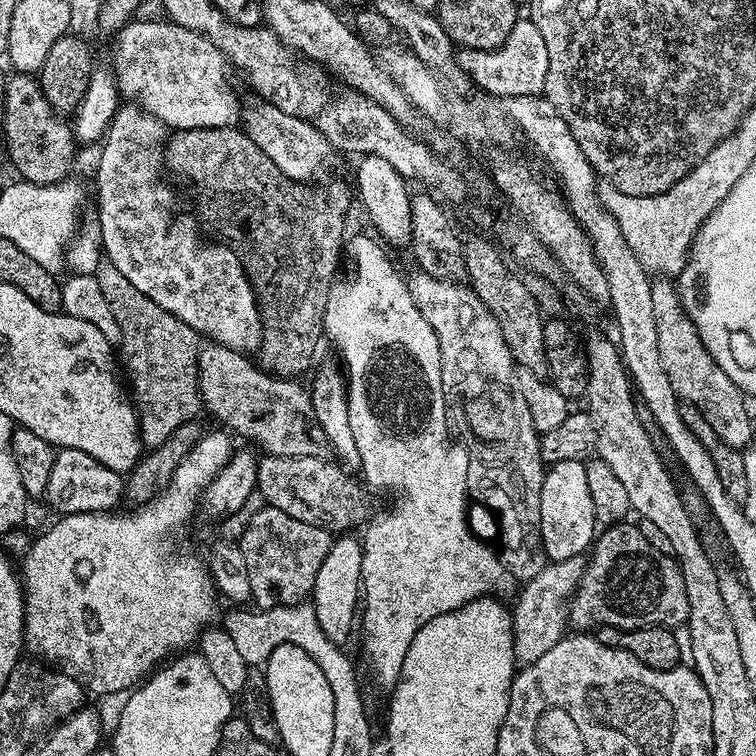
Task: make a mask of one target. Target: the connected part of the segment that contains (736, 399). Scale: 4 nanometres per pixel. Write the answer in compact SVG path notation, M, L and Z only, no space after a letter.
M668 278L652 280L652 297L654 298L654 326L658 326L658 354L662 358L662 370L666 370L666 378L670 378L670 386L674 386L677 401L694 405L714 426L714 434L726 446L743 450L753 443L752 420L748 417L748 408L744 405L745 393L739 386L710 358L702 338L698 338L698 330L694 322L680 305L680 294L677 285Z

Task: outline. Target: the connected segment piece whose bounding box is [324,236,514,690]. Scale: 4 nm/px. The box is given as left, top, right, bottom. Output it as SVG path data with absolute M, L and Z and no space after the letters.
M368 236L350 240L346 252L356 256L356 265L352 268L352 277L345 284L337 283L328 296L324 336L332 339L344 359L342 371L348 389L349 426L358 445L363 483L369 489L396 495L396 509L382 513L363 529L361 566L364 656L377 686L391 690L400 681L402 662L406 662L406 650L410 650L414 634L418 634L430 618L458 610L458 606L466 606L466 602L479 596L504 594L500 592L513 587L514 581L504 569L497 549L487 548L468 529L468 516L464 513L468 457L455 456L448 449L450 424L442 398L440 351L434 330L426 318L422 318L418 306L414 306L405 279L396 273L387 254Z

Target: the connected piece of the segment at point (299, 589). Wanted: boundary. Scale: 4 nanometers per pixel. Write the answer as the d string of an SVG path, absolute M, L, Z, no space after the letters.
M261 506L253 516L249 516L248 523L243 525L241 532L244 533L238 538L238 545L246 562L252 600L257 609L274 608L279 603L298 604L311 597L314 580L334 539L329 529L310 526L310 522L298 522L298 518L290 518L290 514L282 514L282 510Z

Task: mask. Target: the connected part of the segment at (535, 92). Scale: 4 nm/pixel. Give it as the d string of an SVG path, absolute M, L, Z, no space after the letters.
M531 18L517 19L514 30L506 38L502 46L490 51L460 48L458 63L461 70L467 74L469 81L477 84L484 92L489 92L495 98L505 96L538 96L544 91L548 59L546 58L546 42L538 26L534 26Z

